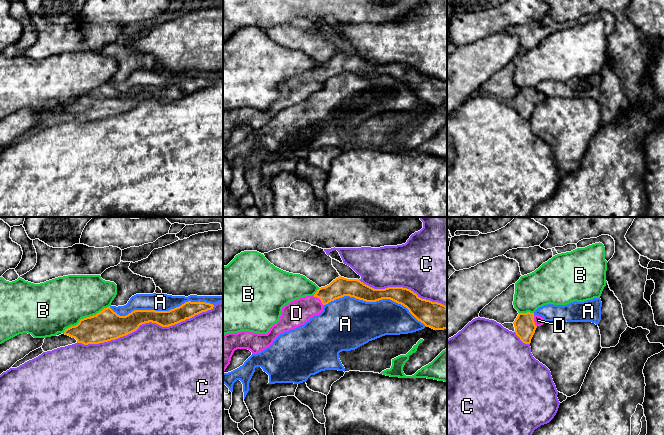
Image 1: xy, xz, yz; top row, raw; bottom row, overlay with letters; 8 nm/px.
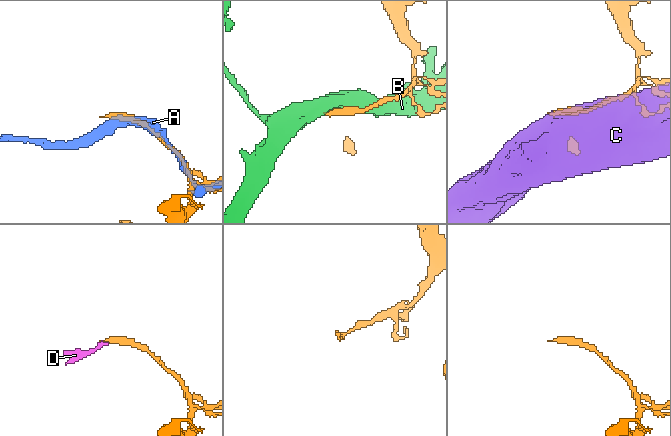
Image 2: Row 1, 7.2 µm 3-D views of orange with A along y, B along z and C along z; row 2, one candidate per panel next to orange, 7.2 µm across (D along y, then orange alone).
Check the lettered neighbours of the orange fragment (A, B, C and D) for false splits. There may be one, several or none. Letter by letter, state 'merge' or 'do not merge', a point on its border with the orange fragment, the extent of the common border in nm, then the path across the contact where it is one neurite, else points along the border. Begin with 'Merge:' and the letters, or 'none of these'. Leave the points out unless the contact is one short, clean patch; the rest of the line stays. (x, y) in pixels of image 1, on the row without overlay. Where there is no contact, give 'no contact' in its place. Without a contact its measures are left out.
Merge: D
A: do not merge; contact xy (161, 87); length 850 nm
B: do not merge; contact xy (86, 93); length 440 nm
C: do not merge; contact xy (145, 98); length 1150 nm
D: merge; contact xz (319, 74); length 120 nm; way xz (340, 63), (319, 74), (311, 82), (296, 89)

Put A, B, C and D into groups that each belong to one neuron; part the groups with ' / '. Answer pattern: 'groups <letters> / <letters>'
groups A / B / C / D

